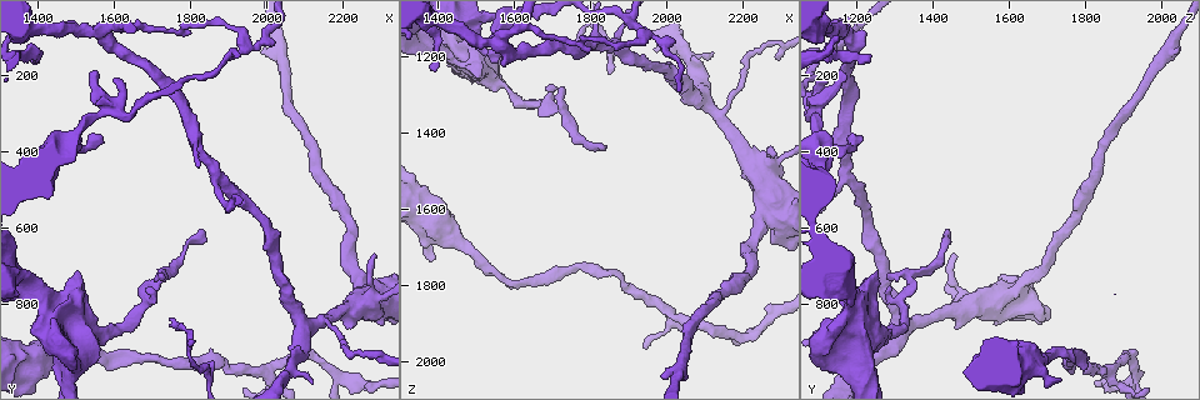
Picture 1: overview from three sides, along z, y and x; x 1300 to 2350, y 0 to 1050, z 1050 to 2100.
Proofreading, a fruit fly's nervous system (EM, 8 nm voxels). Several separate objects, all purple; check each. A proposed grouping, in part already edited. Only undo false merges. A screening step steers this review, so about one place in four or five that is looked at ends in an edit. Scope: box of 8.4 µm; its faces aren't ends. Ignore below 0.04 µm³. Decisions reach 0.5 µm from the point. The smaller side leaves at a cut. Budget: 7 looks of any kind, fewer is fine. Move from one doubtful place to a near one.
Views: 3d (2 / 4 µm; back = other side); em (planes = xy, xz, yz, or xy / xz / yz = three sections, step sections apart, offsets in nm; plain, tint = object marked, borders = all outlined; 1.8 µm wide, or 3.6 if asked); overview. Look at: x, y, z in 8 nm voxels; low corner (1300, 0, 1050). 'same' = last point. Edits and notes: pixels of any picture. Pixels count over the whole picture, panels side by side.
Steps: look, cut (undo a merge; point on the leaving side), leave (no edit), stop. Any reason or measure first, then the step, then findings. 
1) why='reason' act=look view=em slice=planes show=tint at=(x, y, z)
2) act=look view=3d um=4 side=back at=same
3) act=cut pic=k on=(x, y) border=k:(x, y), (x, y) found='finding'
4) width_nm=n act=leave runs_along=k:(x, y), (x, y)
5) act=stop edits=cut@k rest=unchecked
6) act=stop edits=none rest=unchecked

why='thick turns thin' act=look view=em um=3.6 slice=xz step=8 show=tint at=(2265, 770, 1590)

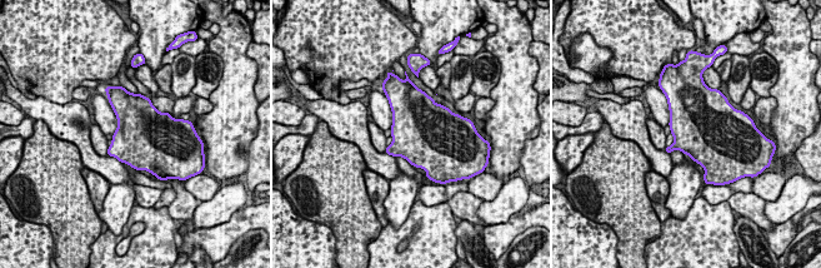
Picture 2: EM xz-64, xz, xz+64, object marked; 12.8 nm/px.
width_nm=700 act=leave found='all the same neuron'

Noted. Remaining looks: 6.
why='abrupt turn' act=look view=em slice=planes show=tint at=(1935, 125, 1130)

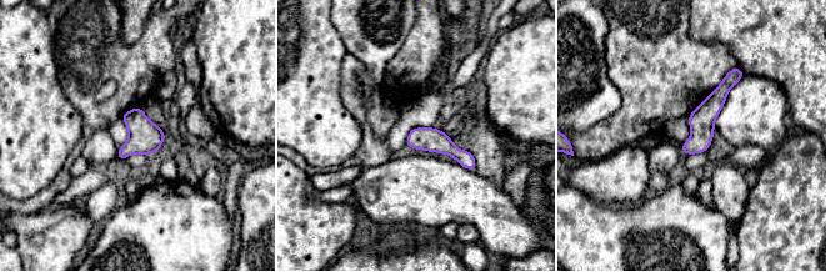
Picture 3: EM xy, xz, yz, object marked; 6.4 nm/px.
width_nm=160 act=leave runs_along=3:(736, 70), (686, 151) found='continuous, no second neuron'

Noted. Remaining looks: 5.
why='four or more arms meet' act=look view=3d um=2 at=(1420, 795, 1190)

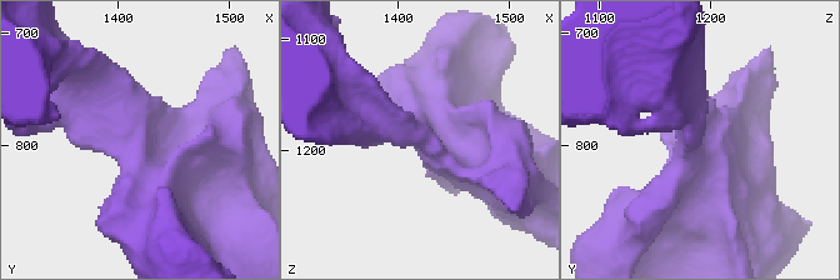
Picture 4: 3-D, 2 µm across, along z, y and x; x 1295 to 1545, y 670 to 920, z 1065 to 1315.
act=look view=em slice=xz step=4 show=tint at=(1416, 788, 1186)

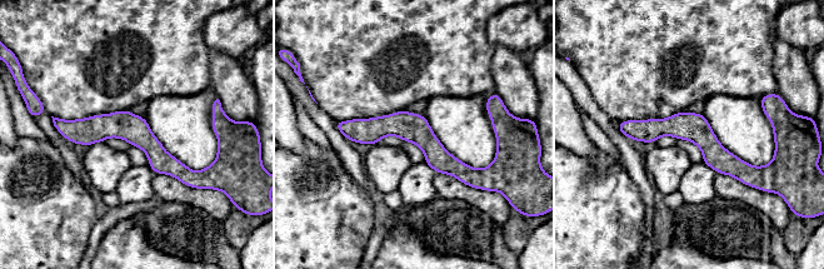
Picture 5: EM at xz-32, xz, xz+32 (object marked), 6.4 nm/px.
why='cut it another way' act=look view=em slice=planes show=tint at=same

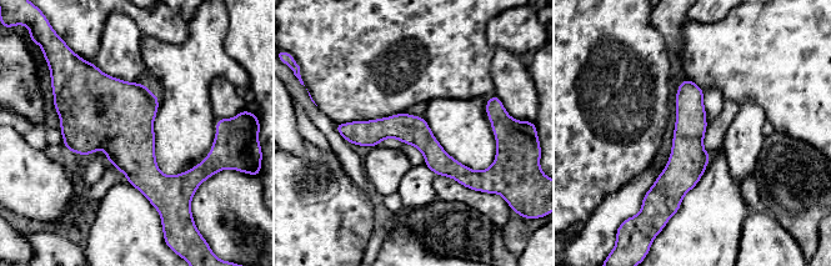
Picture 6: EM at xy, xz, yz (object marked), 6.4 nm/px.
width_nm=190 act=leave runs_along=6:(340, 126), (413, 130), (477, 175) found='one neuron here'

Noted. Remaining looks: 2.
act=stop edits=none rest=unchecked

